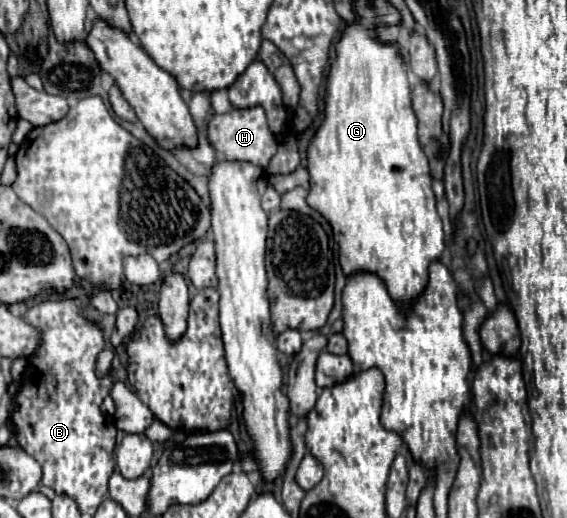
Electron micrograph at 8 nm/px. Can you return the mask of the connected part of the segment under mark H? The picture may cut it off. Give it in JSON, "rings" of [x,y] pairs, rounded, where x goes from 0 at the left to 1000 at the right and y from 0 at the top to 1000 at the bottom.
{"rings":[[[460,205],[450,208],[429,208],[429,212],[407,212],[400,220],[379,220],[369,232],[369,247],[365,247],[365,266],[369,278],[379,286],[379,293],[393,305],[393,309],[422,309],[422,313],[443,313],[450,320],[471,324],[478,305],[489,293],[489,270],[485,263],[474,255],[471,247],[471,228]]]}

